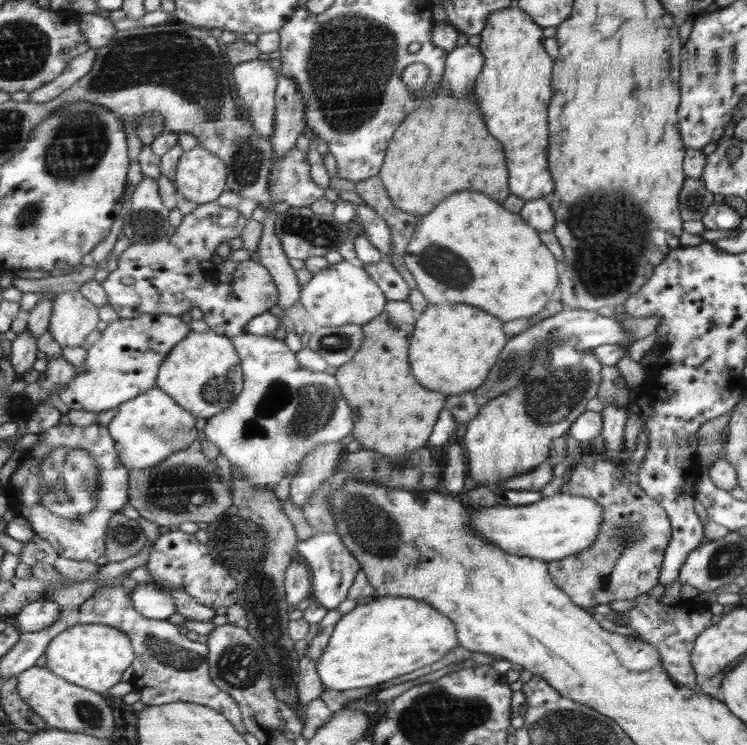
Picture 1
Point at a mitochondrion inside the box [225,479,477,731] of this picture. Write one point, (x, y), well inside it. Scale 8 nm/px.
(365, 531)

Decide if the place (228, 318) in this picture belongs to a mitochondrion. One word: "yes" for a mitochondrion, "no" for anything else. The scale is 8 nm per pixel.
no

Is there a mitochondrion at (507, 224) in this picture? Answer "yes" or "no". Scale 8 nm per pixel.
no

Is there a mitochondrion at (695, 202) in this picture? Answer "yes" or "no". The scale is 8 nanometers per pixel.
no

